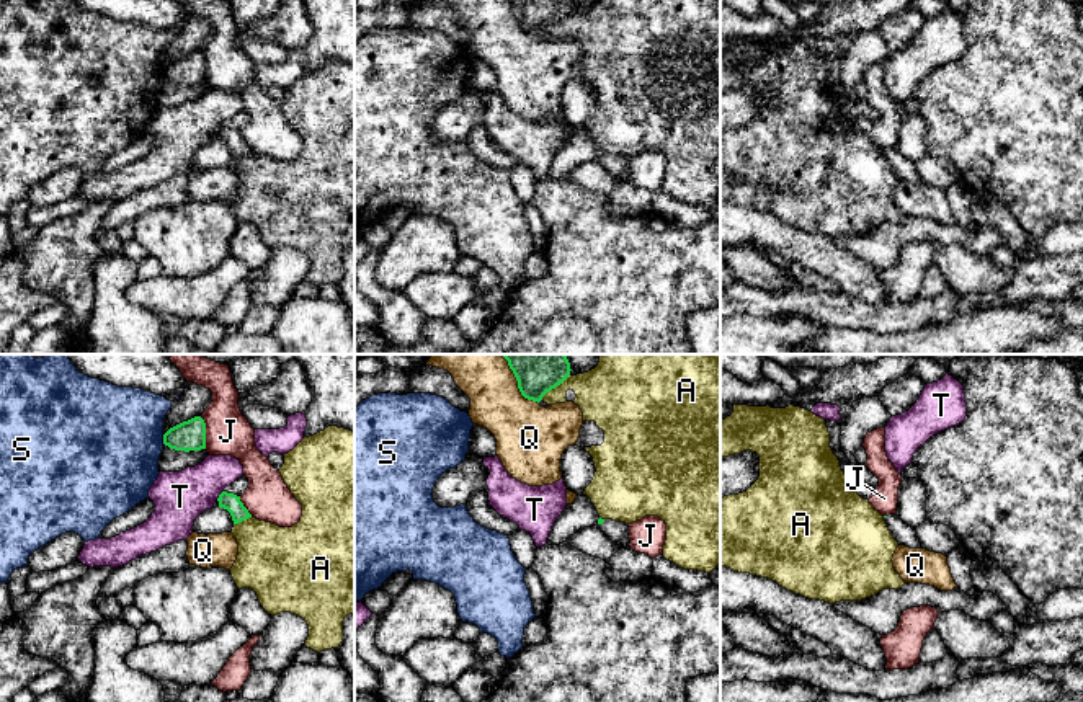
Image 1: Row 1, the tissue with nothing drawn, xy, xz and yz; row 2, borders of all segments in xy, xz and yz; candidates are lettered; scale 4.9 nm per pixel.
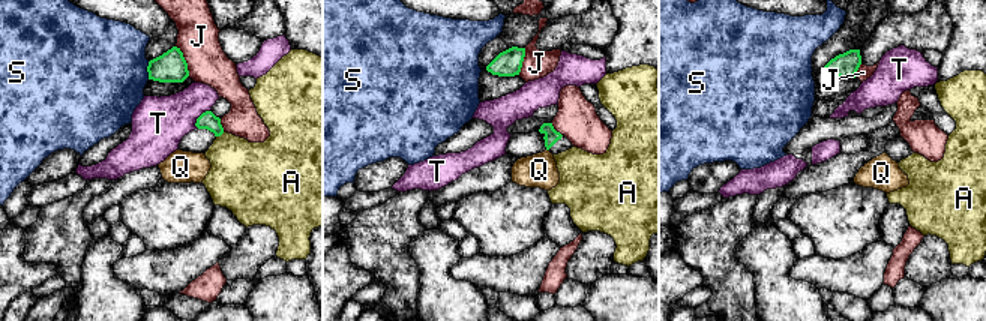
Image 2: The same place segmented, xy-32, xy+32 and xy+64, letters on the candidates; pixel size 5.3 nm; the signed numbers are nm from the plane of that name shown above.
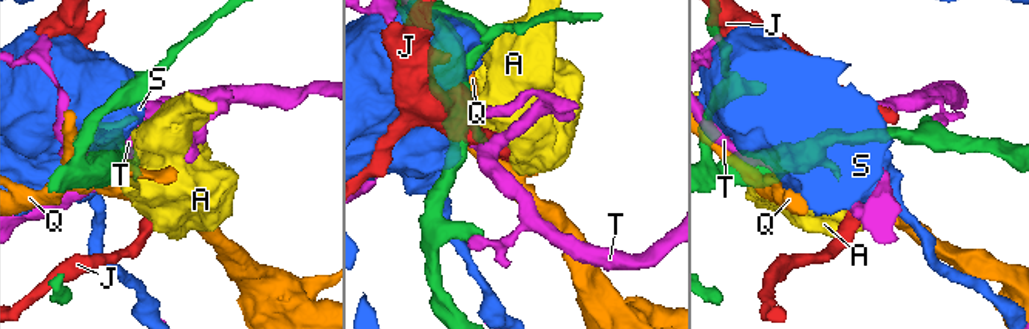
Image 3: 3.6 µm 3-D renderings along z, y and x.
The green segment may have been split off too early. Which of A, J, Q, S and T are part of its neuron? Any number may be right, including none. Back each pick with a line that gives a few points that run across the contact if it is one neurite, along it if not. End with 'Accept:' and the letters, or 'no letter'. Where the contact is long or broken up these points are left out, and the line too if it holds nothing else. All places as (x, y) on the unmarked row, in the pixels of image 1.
Accept: no letter

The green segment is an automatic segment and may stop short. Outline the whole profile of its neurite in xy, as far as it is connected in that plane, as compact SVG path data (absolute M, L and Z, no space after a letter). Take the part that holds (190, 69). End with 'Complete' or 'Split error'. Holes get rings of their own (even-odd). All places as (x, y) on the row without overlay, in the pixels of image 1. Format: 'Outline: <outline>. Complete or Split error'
Outline: M194 51L170 62L163 69L163 78L175 85L201 85L206 83L206 57L201 51Z. Complete

